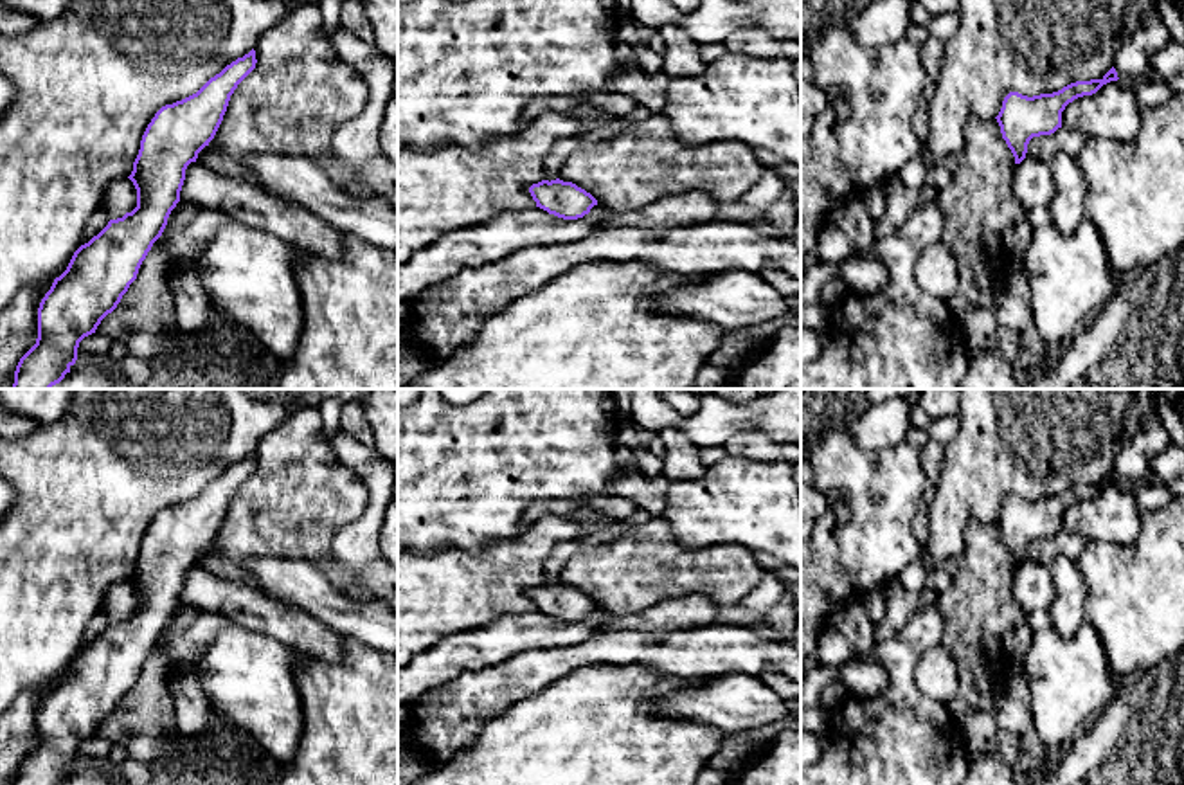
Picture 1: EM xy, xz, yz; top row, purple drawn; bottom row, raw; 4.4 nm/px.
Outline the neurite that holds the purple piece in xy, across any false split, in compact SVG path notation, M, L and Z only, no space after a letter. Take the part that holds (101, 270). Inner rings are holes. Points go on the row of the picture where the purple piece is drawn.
M252 49L196 94L155 113L128 176L137 189L137 207L110 220L54 279L38 308L36 344L20 358L13 389L50 389L70 373L79 342L95 333L137 279L180 202L187 166L214 139L230 95L256 63Z

